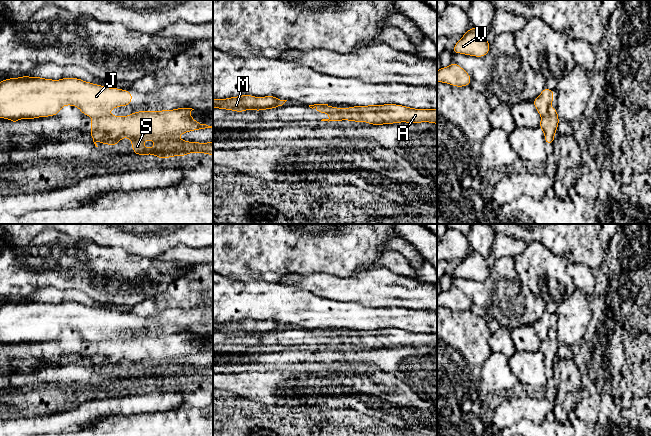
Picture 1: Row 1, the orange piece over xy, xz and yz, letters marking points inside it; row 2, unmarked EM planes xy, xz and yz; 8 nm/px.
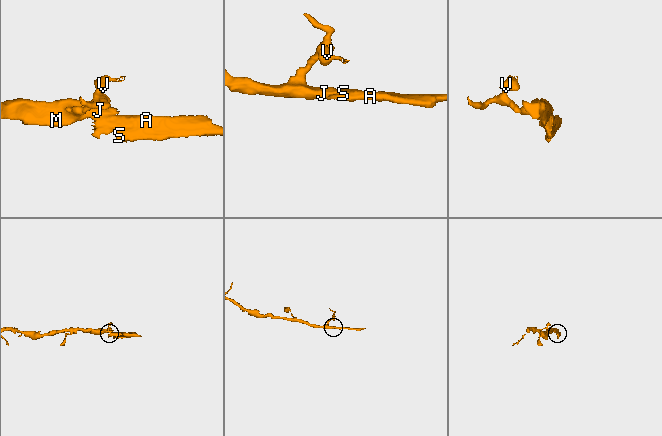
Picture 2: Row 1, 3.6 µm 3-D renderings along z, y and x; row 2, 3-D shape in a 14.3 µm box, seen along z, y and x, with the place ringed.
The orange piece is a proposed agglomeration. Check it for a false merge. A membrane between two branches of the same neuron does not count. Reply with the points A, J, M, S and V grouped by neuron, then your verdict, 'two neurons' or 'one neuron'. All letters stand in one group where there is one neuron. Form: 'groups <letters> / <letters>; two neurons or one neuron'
groups A S / J M V; two neurons

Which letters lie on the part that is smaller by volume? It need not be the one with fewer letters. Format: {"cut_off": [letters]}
{"cut_off": ["A", "S"]}

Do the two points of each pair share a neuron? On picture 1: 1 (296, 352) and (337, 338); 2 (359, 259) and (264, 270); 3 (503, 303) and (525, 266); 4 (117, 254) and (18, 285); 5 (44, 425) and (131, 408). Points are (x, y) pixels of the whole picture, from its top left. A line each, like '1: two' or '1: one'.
1: two
2: one
3: two
4: one
5: one

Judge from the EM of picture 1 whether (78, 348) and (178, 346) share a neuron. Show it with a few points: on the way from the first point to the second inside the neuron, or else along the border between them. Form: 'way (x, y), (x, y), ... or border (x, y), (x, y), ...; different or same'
way (103, 350), (153, 350); same

